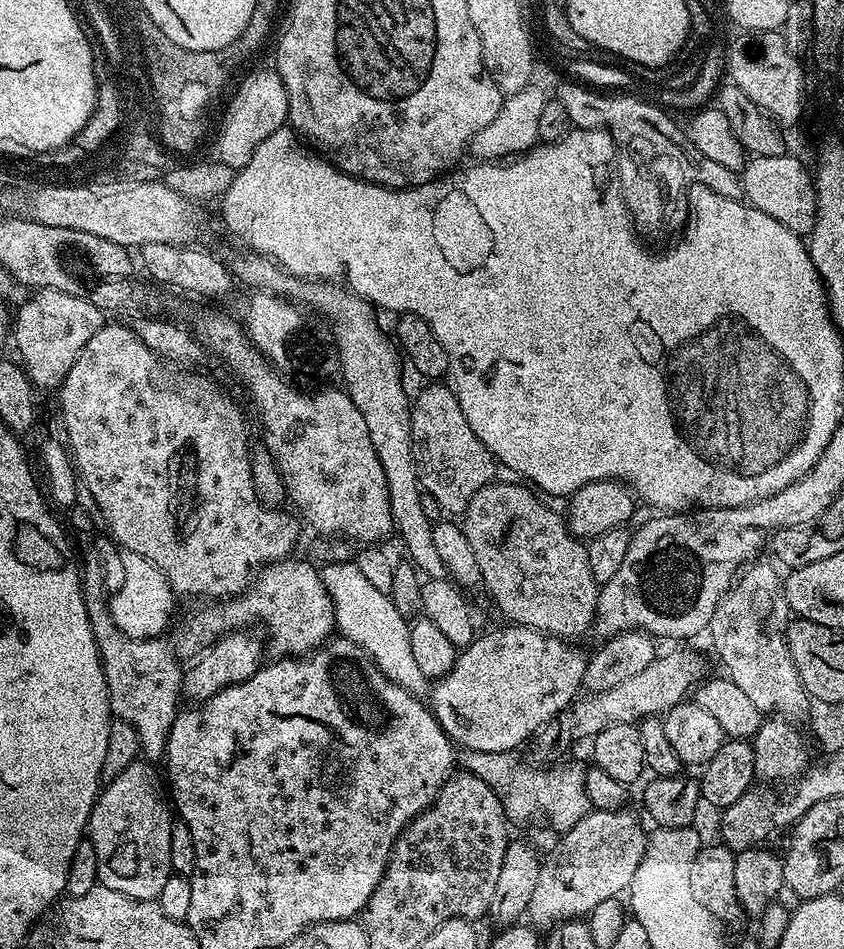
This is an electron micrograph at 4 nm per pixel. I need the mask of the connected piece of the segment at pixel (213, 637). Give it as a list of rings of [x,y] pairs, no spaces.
[[[289,558],[279,560],[260,569],[252,585],[240,595],[213,603],[205,612],[200,612],[188,624],[188,632],[196,644],[211,645],[229,632],[239,629],[247,620],[257,620],[260,624],[268,624],[268,636],[272,639],[272,648],[280,658],[299,658],[322,645],[327,644],[336,628],[336,615],[330,594],[324,585],[324,577],[319,567],[307,564],[304,560]]]

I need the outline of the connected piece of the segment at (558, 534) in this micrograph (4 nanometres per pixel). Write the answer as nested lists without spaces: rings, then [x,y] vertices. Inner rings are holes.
[[[508,482],[487,484],[470,500],[468,509],[462,513],[462,527],[470,547],[474,549],[474,558],[478,558],[483,587],[488,587],[493,602],[508,619],[505,621],[545,632],[560,642],[576,642],[579,636],[593,631],[596,603],[600,597],[594,574],[590,574],[590,558],[585,541],[573,536],[565,517],[561,513],[559,516],[550,505],[543,504],[539,500],[541,497],[531,487],[523,483],[504,483]]]

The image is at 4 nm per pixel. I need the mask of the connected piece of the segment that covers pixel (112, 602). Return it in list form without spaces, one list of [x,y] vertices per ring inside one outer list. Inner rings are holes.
[[[119,549],[119,561],[123,569],[123,585],[108,598],[108,608],[114,623],[126,637],[132,639],[148,640],[161,637],[170,622],[176,602],[176,595],[169,585],[169,580],[153,563],[133,551]]]

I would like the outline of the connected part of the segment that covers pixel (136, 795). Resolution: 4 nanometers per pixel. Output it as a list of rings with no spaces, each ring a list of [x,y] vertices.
[[[136,759],[130,766],[126,766],[126,770],[122,770],[122,774],[103,785],[92,807],[90,839],[98,854],[99,883],[105,884],[110,890],[118,890],[118,894],[126,894],[132,900],[156,900],[162,894],[162,886],[166,886],[166,882],[174,875],[170,860],[174,816],[166,803],[165,789],[164,792],[160,789],[161,773],[159,776],[151,767],[155,768],[143,759]]]

